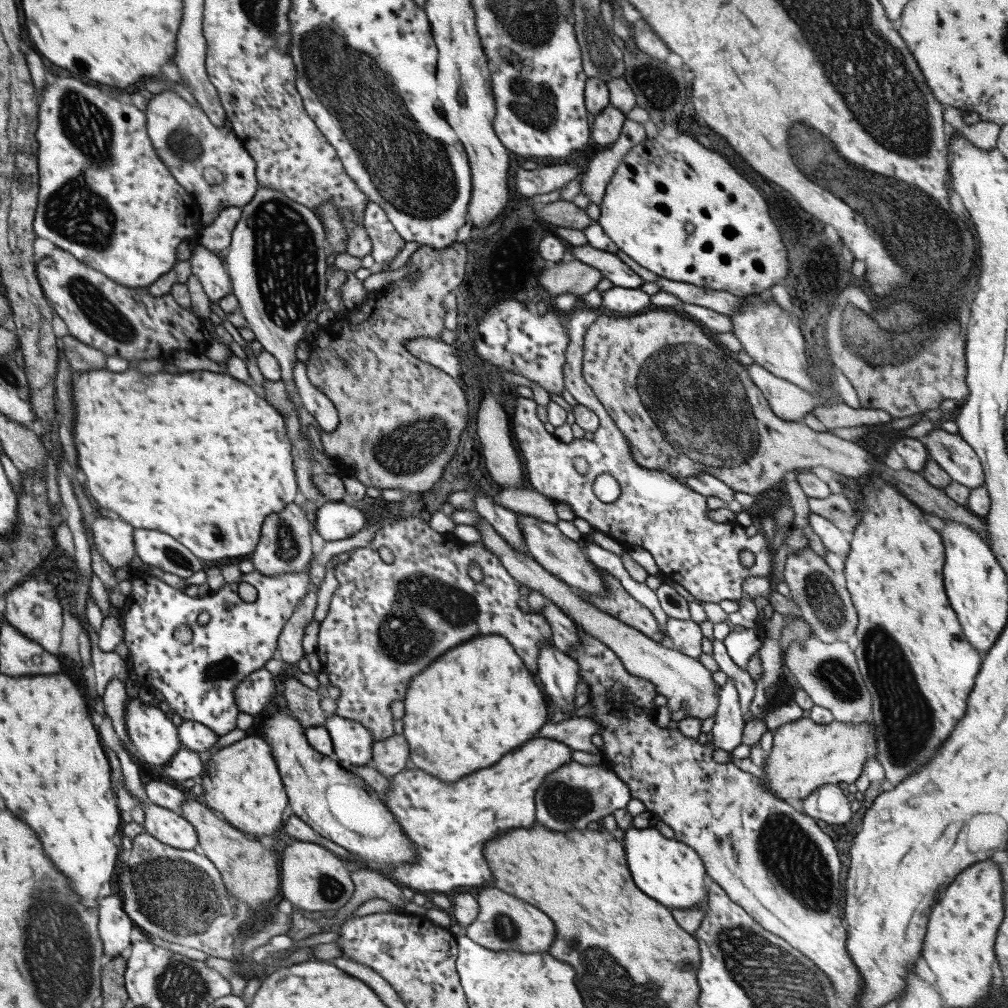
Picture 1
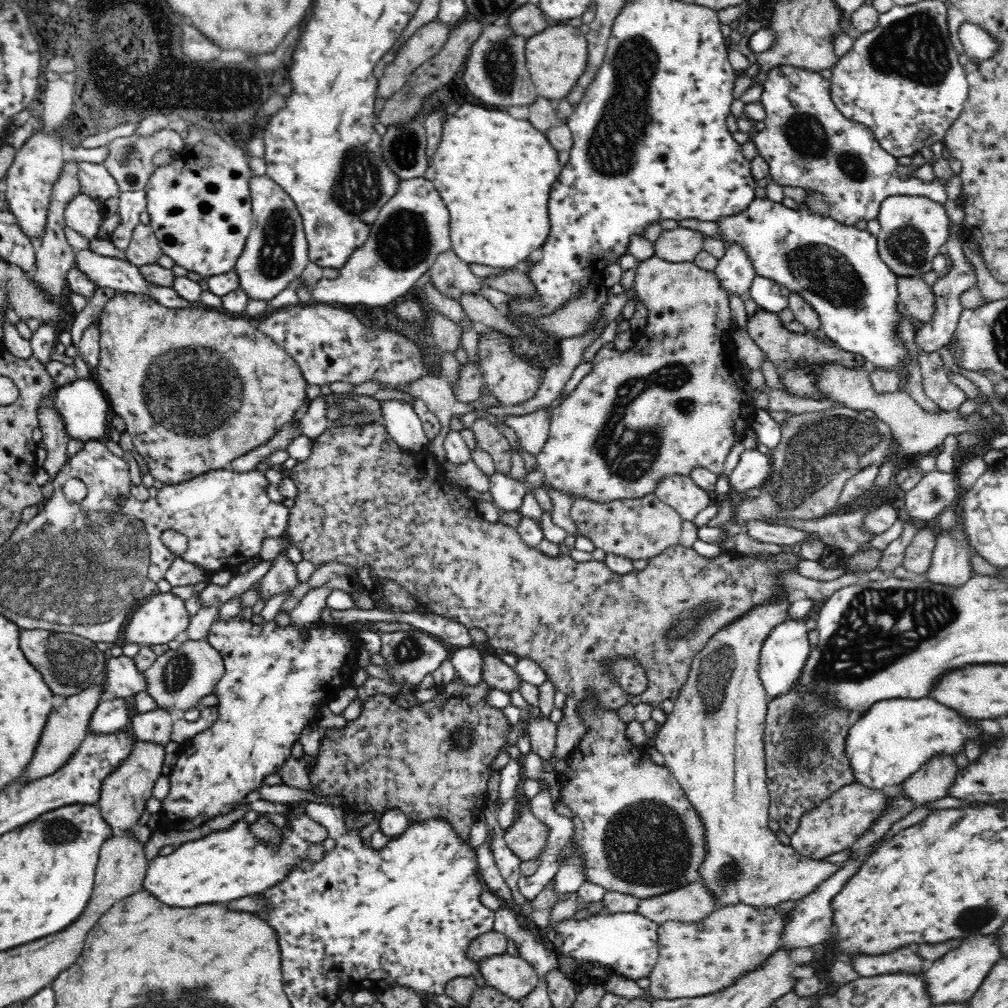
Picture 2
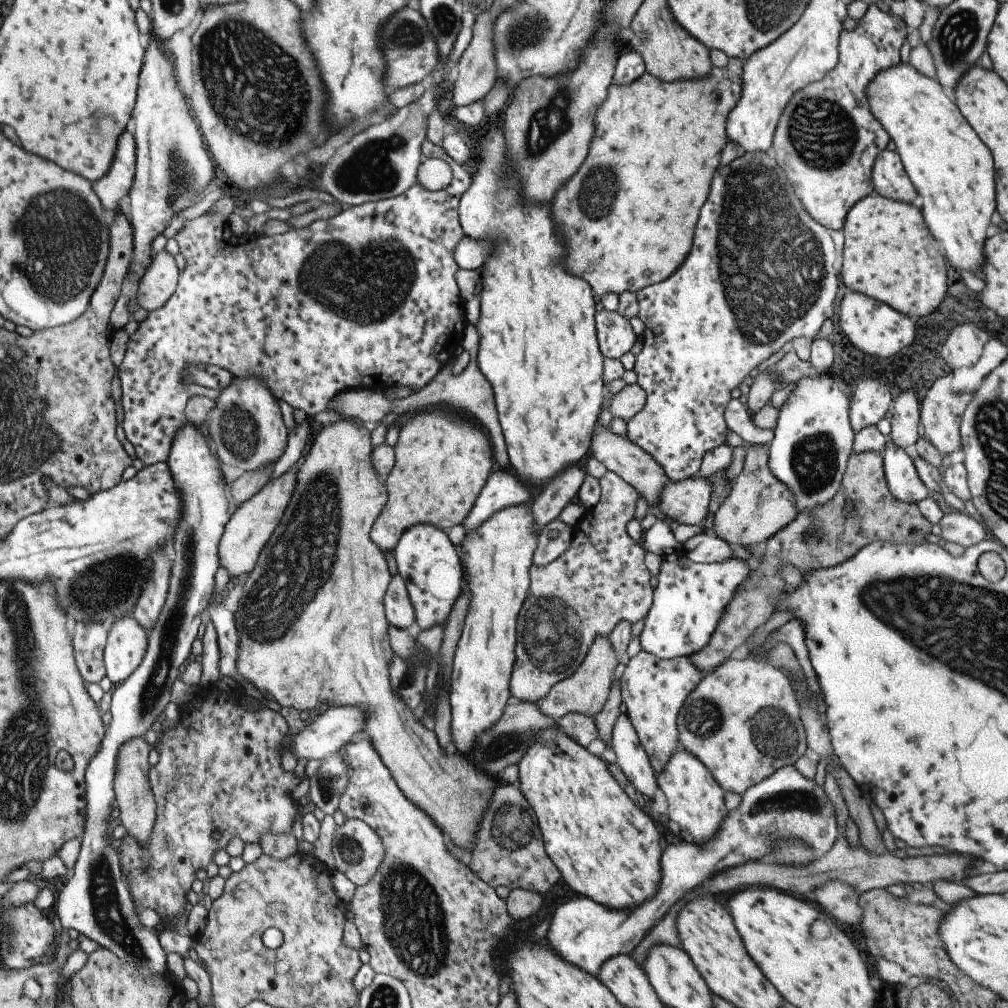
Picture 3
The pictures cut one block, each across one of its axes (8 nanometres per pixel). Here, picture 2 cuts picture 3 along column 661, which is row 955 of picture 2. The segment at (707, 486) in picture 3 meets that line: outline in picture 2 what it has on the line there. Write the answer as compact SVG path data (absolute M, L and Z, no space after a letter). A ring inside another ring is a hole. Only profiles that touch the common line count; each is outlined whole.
M508 950L504 954L482 958L480 972L488 986L500 988L502 994L514 1000L522 1000L538 988L538 974L534 966Z

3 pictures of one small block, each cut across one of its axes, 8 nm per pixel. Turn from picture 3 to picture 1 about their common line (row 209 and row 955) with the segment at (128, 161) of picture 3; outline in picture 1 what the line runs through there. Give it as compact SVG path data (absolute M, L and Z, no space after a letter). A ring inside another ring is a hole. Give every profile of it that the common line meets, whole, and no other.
M107 896L99 900L99 938L103 942L103 956L119 958L119 954L131 946L129 932L135 926L123 910L123 900L119 896Z

